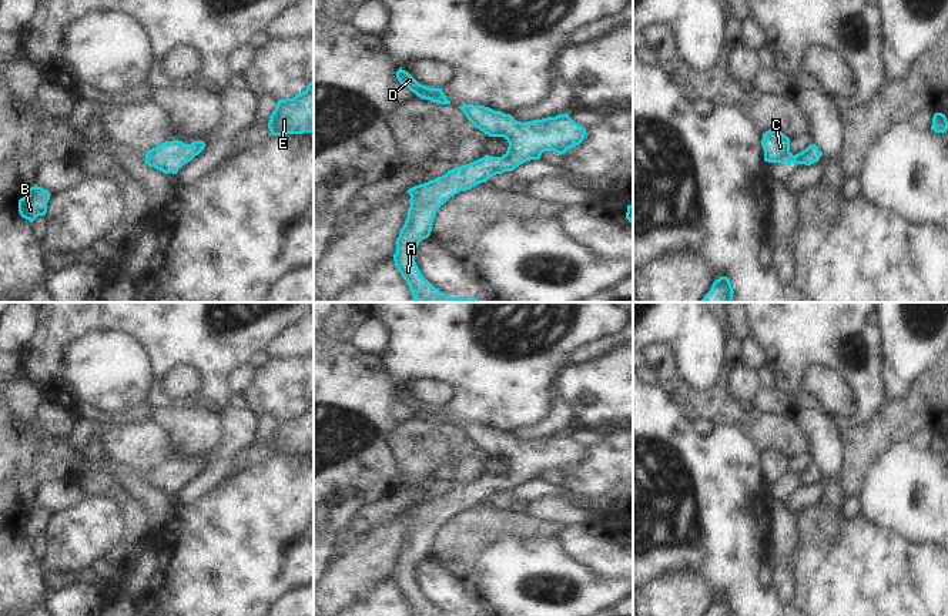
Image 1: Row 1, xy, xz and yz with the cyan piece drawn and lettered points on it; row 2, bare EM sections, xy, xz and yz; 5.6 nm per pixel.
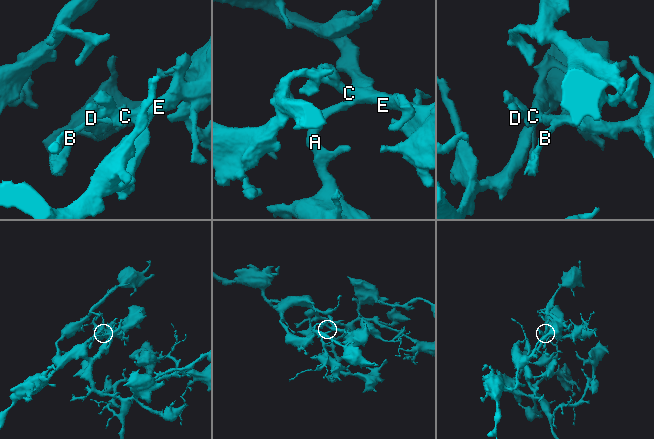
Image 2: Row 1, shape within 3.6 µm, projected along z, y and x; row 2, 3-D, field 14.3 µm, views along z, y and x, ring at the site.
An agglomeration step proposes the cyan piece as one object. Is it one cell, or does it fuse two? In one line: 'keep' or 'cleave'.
keep

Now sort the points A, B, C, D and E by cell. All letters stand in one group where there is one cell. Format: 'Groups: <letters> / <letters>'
Groups: A B C D E.

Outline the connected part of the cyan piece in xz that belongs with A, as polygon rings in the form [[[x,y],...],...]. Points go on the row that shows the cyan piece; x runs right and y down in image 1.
[[[465,104],[459,107],[466,118],[489,137],[508,140],[508,151],[502,157],[485,155],[473,163],[455,167],[442,177],[415,185],[411,195],[408,218],[396,238],[393,261],[408,282],[415,302],[476,302],[476,298],[448,297],[421,275],[415,262],[415,250],[431,235],[436,211],[459,191],[486,183],[490,177],[513,171],[520,164],[539,160],[545,151],[565,154],[579,145],[586,128],[575,123],[569,114],[559,114],[527,123],[516,121],[510,114],[485,106]]]

